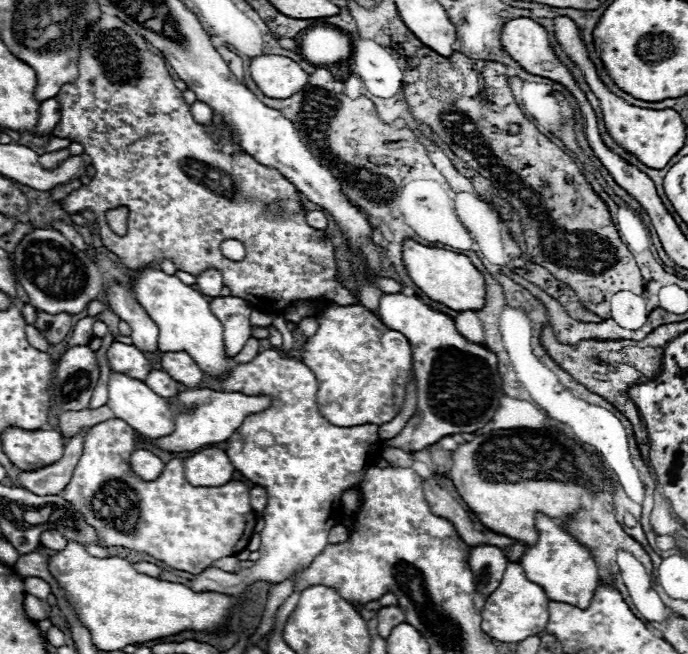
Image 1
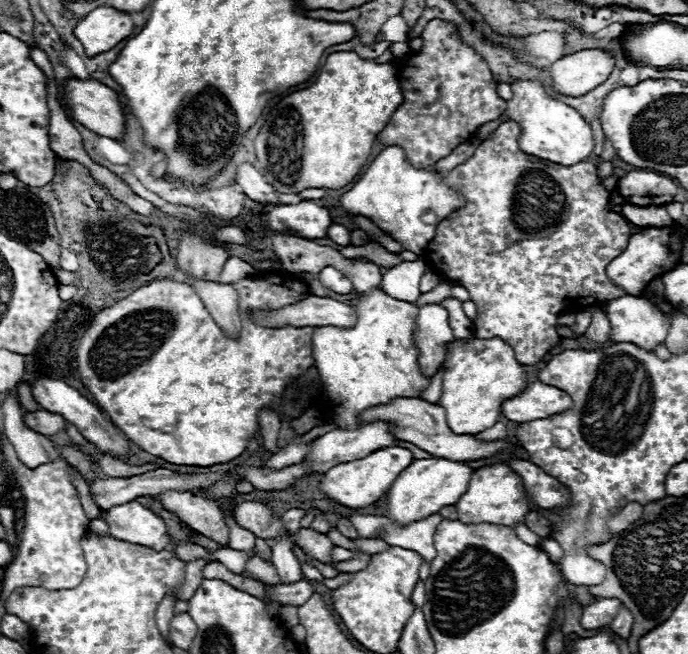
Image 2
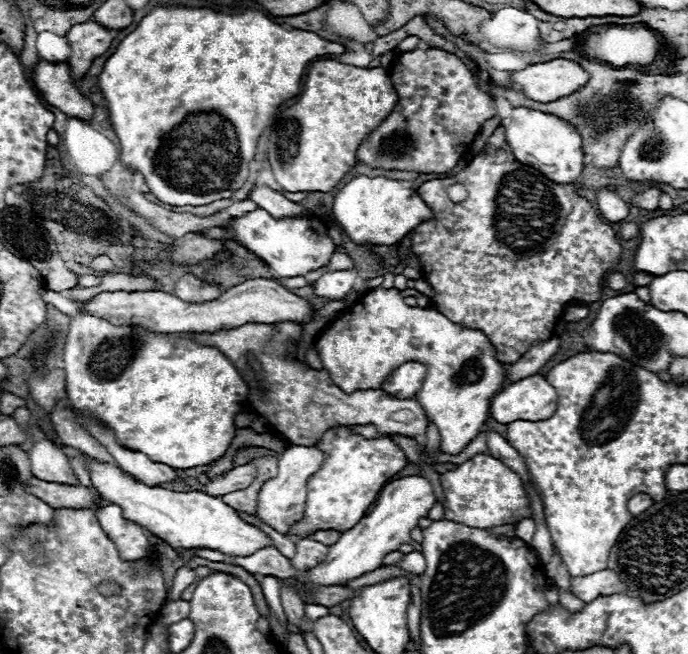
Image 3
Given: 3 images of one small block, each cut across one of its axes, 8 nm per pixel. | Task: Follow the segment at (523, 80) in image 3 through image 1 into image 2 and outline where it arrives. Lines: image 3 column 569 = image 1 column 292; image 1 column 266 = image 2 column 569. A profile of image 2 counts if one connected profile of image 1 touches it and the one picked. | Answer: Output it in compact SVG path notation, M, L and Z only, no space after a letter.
M580 50L550 64L550 88L562 96L584 96L612 72L614 58L602 50Z

